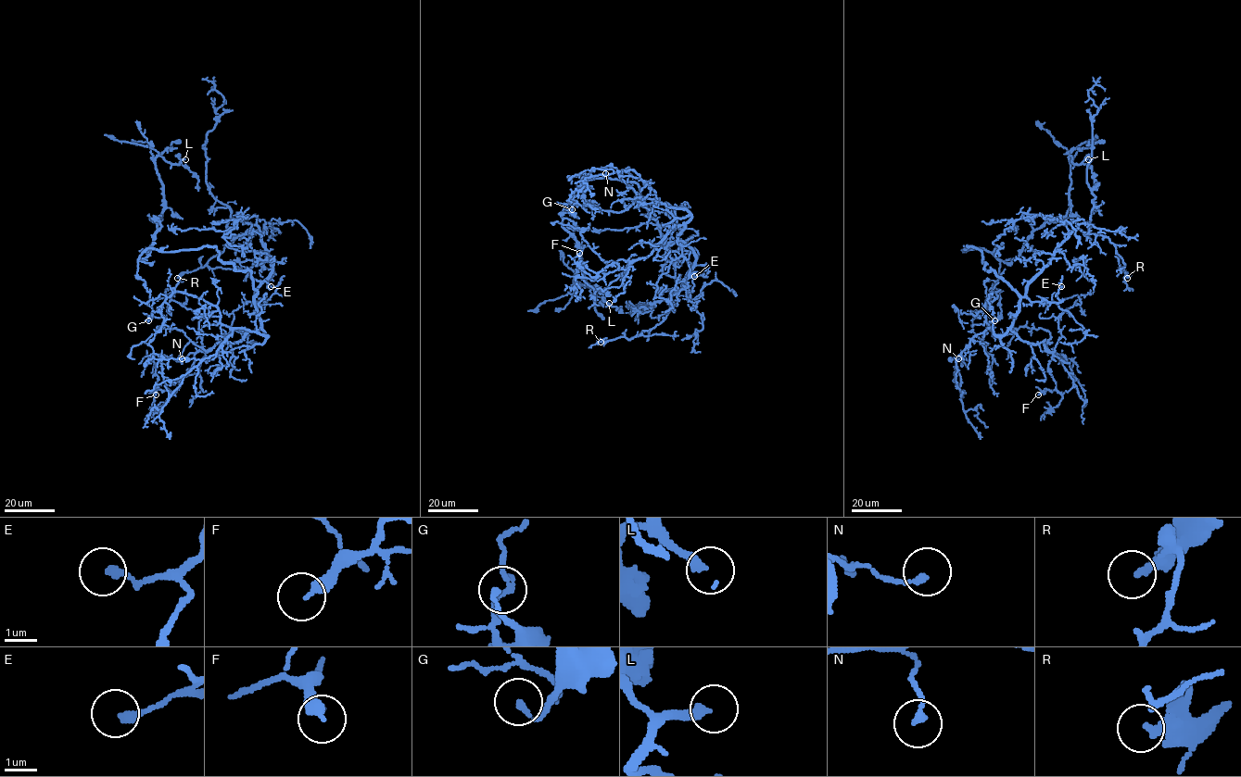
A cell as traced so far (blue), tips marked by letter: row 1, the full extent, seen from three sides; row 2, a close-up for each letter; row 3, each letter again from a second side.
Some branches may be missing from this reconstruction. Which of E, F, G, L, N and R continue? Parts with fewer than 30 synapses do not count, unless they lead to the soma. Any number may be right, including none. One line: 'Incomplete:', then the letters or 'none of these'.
Incomplete: L

